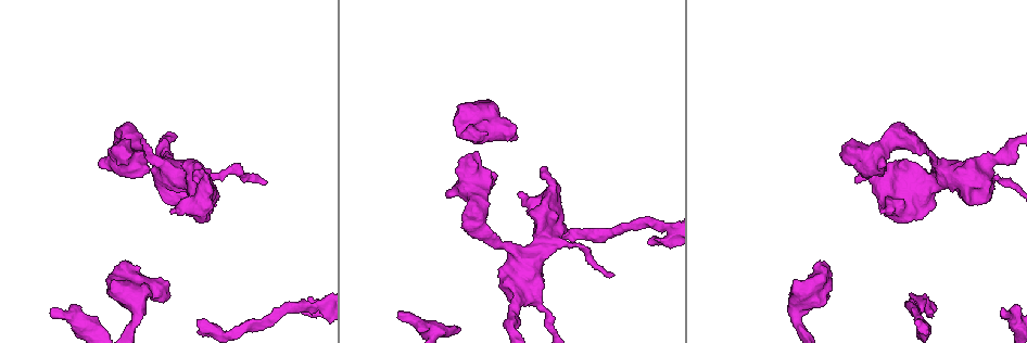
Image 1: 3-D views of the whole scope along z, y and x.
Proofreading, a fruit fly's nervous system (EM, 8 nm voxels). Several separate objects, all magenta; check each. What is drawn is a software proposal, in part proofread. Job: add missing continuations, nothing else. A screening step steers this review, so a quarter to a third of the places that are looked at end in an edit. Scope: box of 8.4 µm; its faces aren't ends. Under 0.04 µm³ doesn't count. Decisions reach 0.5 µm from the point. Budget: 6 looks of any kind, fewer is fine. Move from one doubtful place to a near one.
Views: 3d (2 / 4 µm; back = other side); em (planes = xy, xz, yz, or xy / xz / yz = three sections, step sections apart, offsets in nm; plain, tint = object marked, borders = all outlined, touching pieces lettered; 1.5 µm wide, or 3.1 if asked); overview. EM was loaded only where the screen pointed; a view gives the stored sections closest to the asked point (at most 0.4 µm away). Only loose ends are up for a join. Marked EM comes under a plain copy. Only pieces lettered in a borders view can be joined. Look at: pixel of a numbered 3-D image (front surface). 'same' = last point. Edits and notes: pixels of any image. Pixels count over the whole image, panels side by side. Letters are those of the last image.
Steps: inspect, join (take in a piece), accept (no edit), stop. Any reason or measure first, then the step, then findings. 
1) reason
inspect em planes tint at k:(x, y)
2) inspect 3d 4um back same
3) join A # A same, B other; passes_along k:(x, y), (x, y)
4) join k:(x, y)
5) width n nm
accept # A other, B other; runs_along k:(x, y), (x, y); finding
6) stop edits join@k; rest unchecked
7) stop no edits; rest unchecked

free end
inspect 3d 4um at 1:(52, 308)

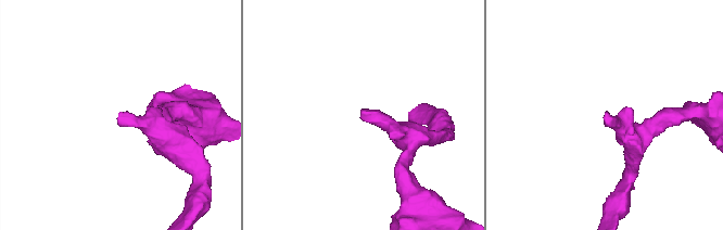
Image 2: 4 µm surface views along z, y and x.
now the EM
inspect em planes borders at 2:(120, 112)

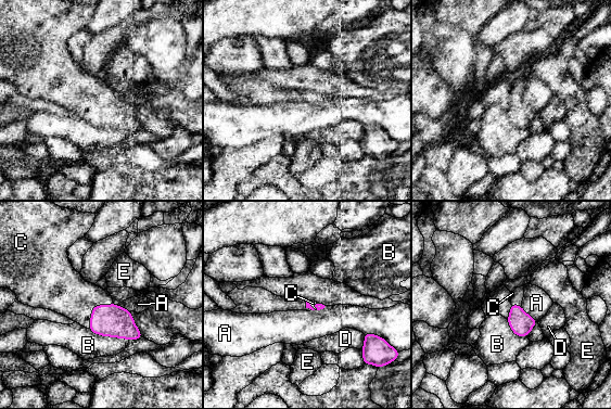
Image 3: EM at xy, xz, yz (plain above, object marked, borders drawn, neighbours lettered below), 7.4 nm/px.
longest_contact B 320 nm
join C # A other, B other, C same, D other, E other; it goes on there

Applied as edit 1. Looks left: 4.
inspect overview

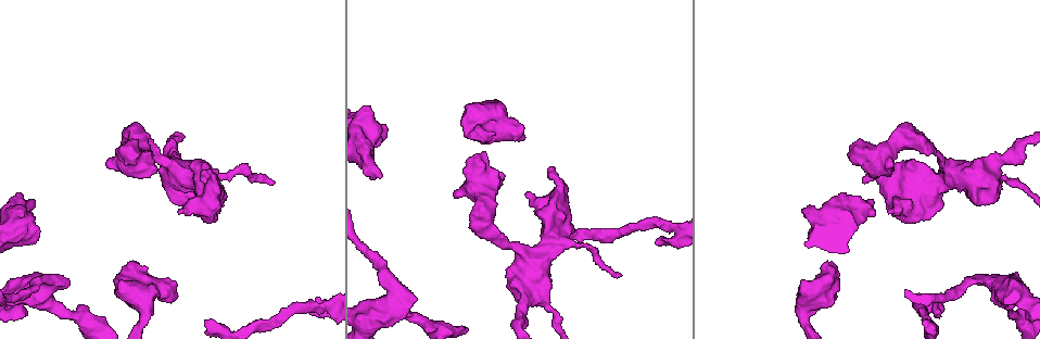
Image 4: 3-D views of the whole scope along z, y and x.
an open end
inspect em 3.1um xz step 8 tint at 4:(173, 301)

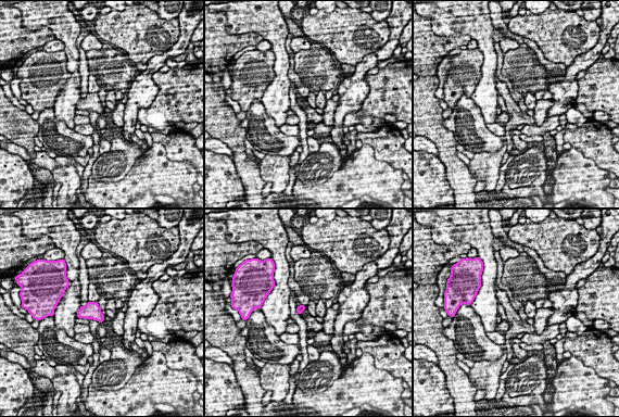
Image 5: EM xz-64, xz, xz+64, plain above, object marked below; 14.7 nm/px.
inspect em 3.1um planes borders same

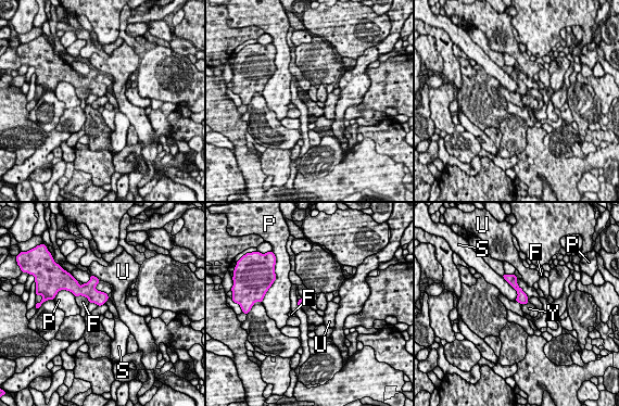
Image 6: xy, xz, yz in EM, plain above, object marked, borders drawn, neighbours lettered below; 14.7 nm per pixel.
accept # F other, P other, S other, U other, Y other; none of them fits

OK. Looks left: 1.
stop edits join@3; rest unchecked

